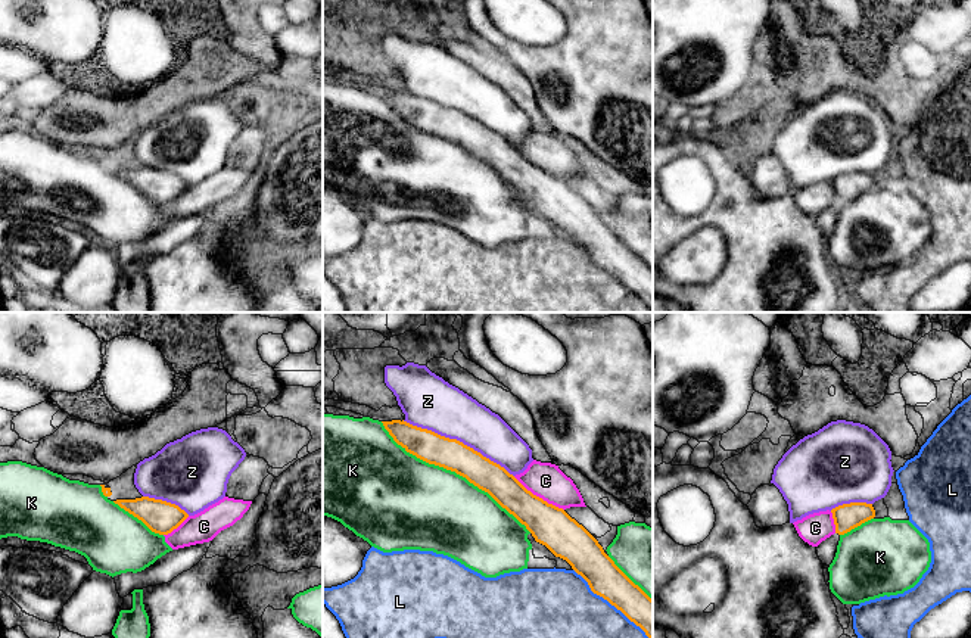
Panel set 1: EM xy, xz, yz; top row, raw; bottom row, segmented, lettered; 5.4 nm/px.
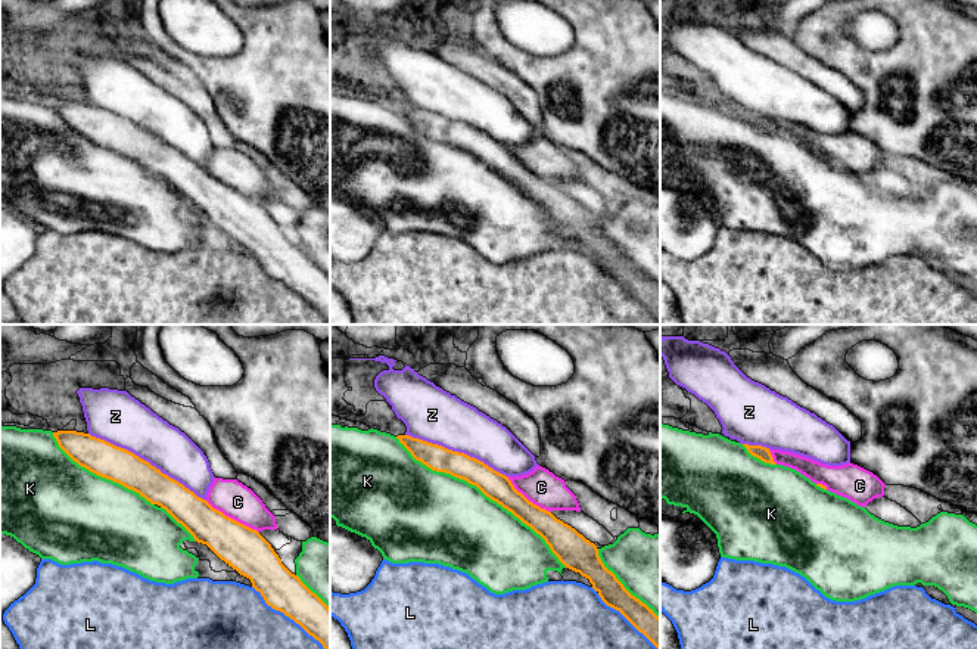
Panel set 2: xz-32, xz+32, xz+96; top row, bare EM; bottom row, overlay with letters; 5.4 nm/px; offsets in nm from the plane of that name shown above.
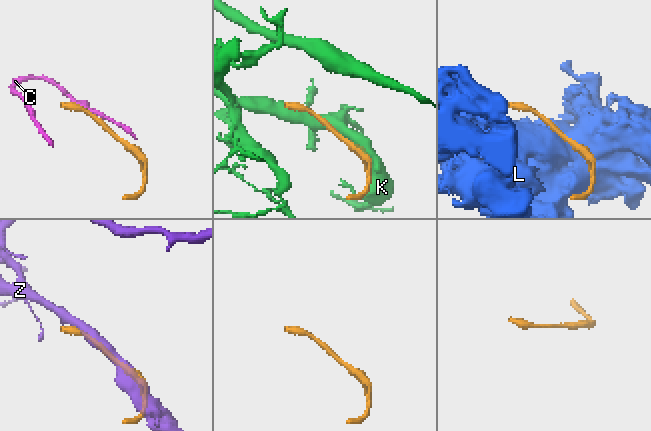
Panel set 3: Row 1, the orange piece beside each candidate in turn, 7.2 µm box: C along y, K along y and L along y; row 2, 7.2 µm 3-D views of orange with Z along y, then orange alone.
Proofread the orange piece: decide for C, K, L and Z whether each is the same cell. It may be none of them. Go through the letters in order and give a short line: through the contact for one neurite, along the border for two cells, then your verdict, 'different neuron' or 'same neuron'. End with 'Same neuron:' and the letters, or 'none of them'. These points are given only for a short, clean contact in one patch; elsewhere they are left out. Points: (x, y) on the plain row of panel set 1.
C: same neuron
K: different neuron
L: different neuron
Z: different neuron
Same neuron: C

